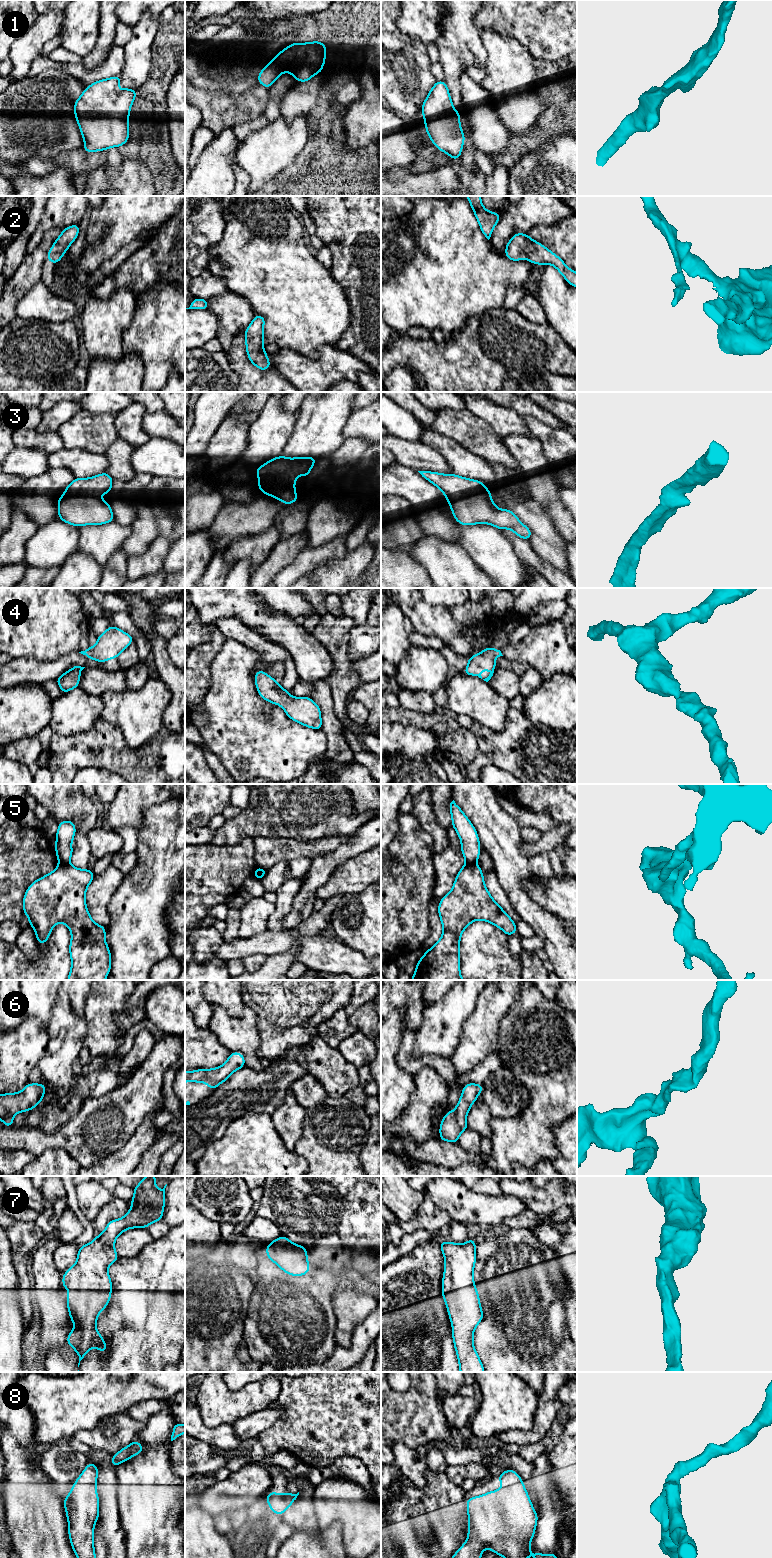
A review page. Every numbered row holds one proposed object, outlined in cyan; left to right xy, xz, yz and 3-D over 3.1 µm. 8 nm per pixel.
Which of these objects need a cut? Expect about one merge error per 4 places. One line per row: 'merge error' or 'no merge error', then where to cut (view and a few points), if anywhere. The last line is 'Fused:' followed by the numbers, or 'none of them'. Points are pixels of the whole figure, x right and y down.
1: no merge error; cut none
2: no merge error; cut none
3: no merge error; cut none
4: no merge error; cut none
5: merge error; cut xy (59, 862), (68, 863)
6: no merge error; cut none
7: no merge error; cut none
8: no merge error; cut none
Fused: 5

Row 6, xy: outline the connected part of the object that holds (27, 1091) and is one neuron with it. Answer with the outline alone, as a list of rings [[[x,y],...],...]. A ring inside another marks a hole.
[[[28,1082],[20,1092],[0,1095],[0,1120],[6,1127],[12,1127],[13,1117],[19,1112],[34,1109],[43,1101],[45,1092],[44,1082],[39,1084]]]

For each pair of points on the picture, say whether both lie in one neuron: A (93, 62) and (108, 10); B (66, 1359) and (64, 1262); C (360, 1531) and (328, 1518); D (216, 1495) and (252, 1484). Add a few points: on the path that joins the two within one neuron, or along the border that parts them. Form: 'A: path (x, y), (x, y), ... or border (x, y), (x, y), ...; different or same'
A: path (102, 49), (106, 38), (107, 23); same
B: border (55, 1249), (53, 1253), (55, 1267), (64, 1272); different
C: path (352, 1523), (346, 1517), (336, 1517); same
D: path (225, 1495), (233, 1494), (243, 1488); same

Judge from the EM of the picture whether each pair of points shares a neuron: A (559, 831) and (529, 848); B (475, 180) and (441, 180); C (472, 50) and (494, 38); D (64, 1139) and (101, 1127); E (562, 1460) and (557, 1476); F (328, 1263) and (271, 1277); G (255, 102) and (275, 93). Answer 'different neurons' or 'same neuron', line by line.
A: same neuron
B: same neuron
C: different neurons
D: same neuron
E: same neuron
F: different neurons
G: different neurons

